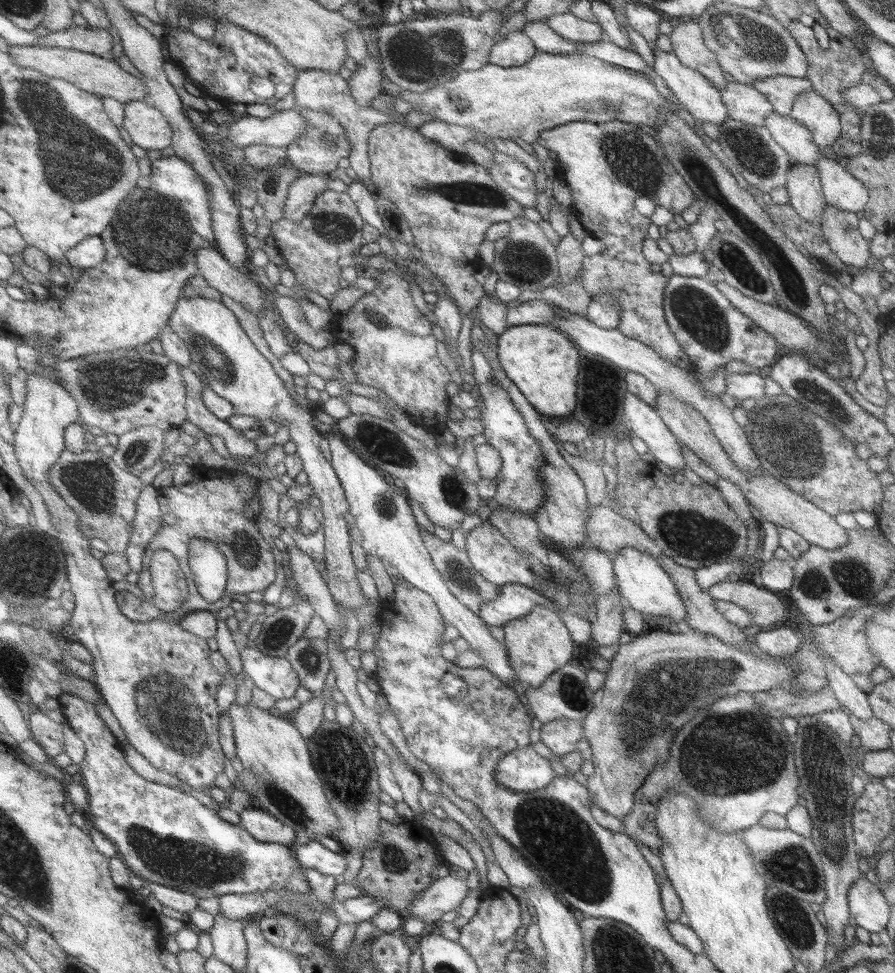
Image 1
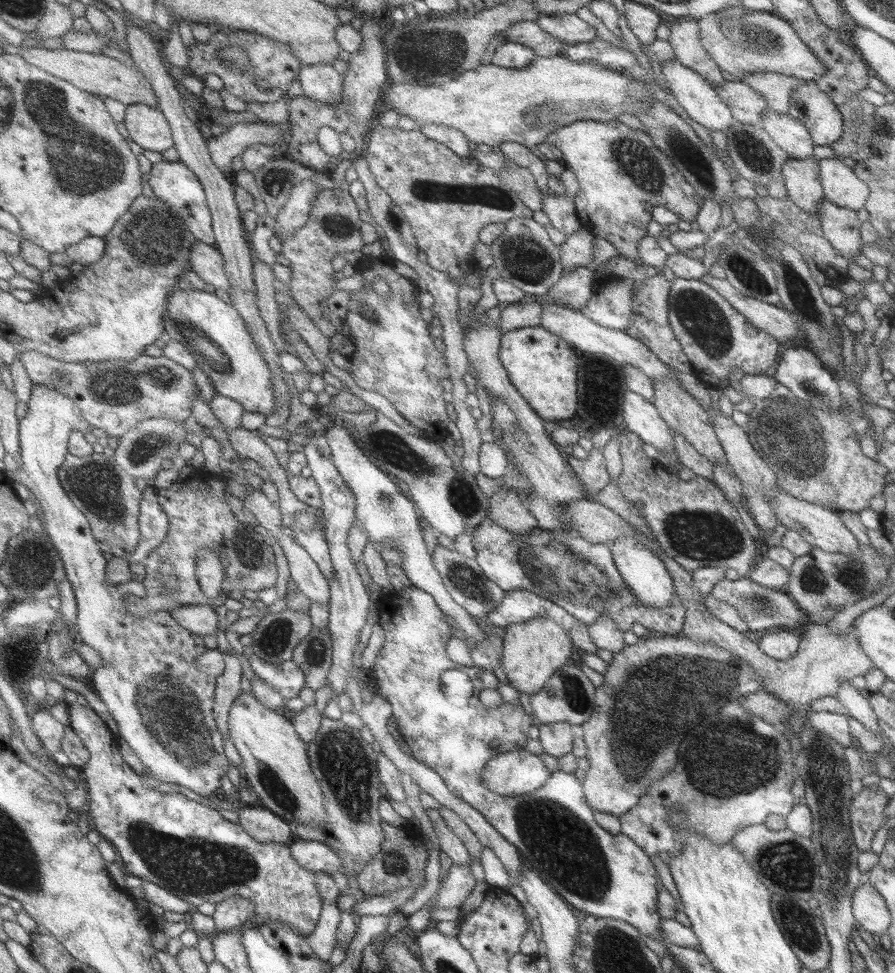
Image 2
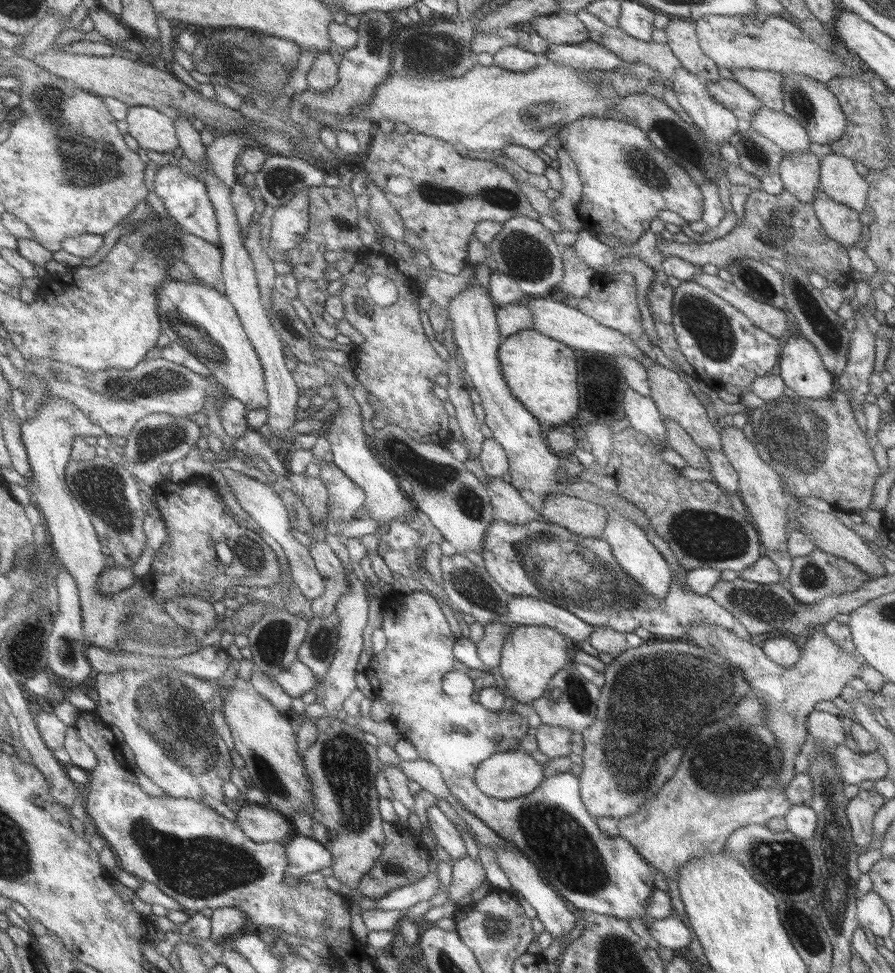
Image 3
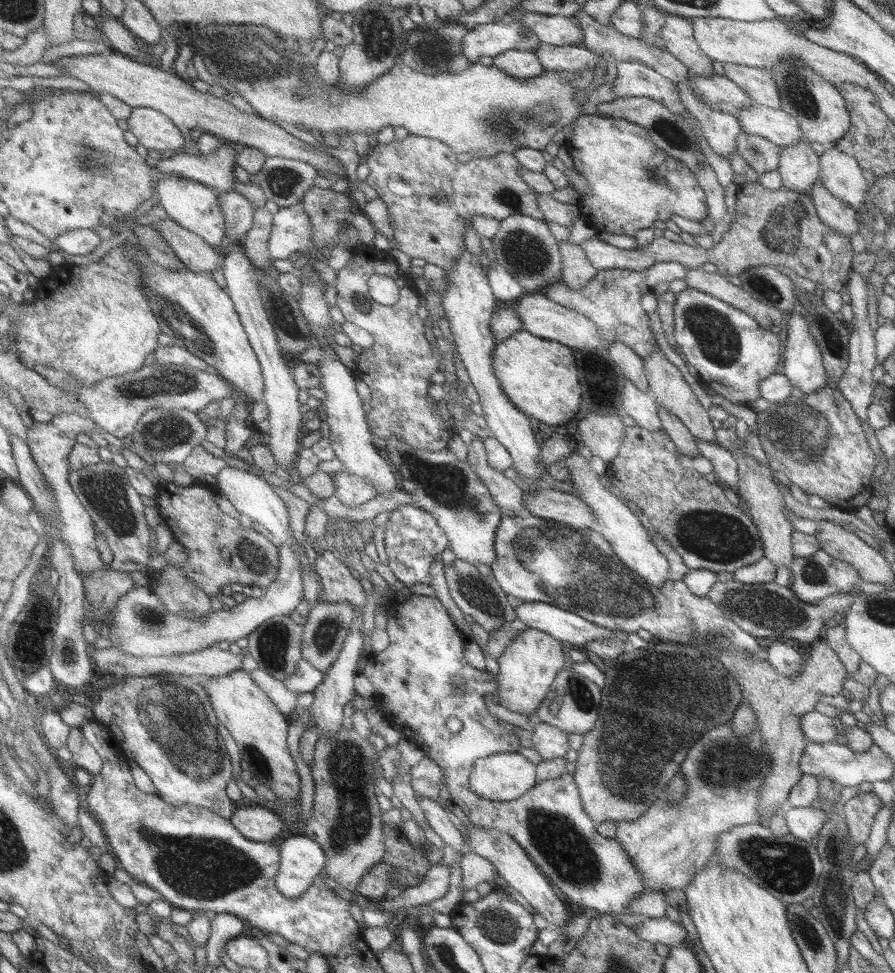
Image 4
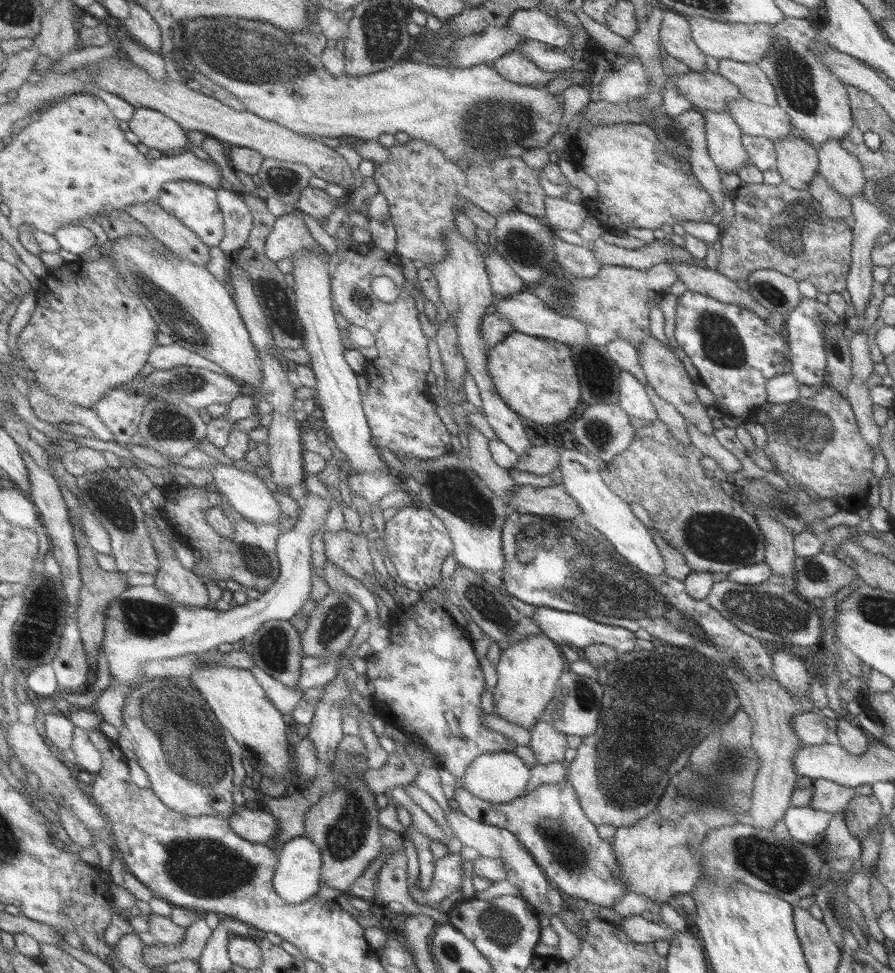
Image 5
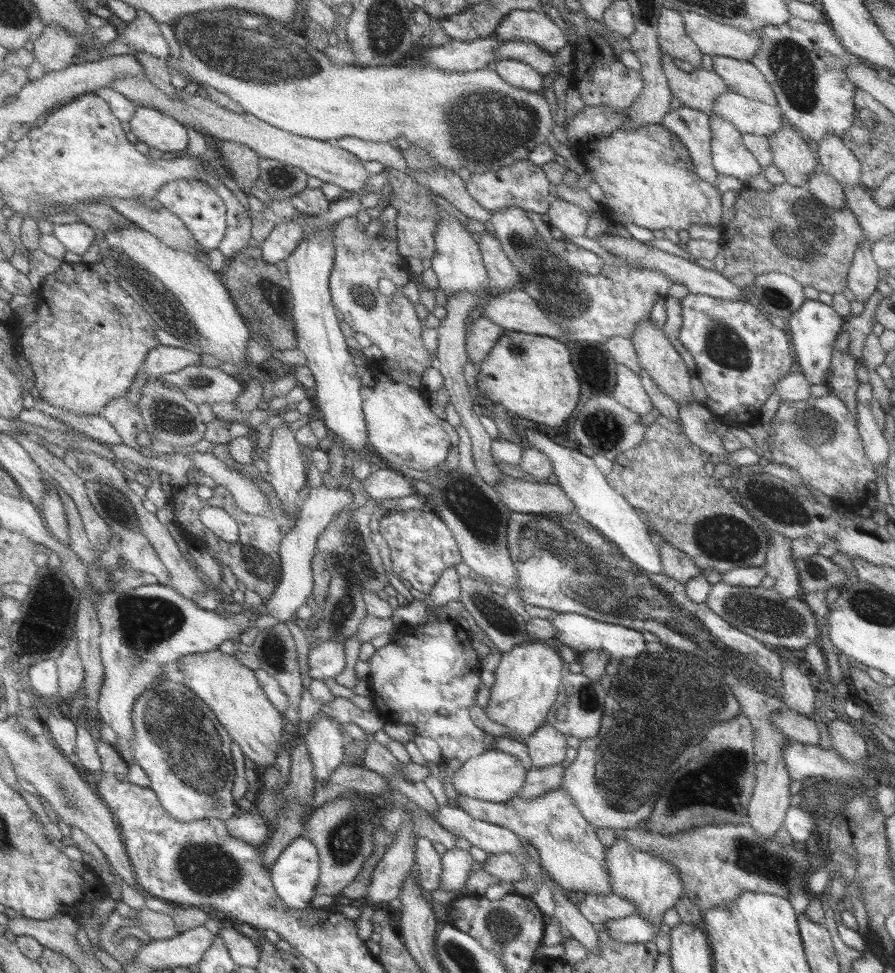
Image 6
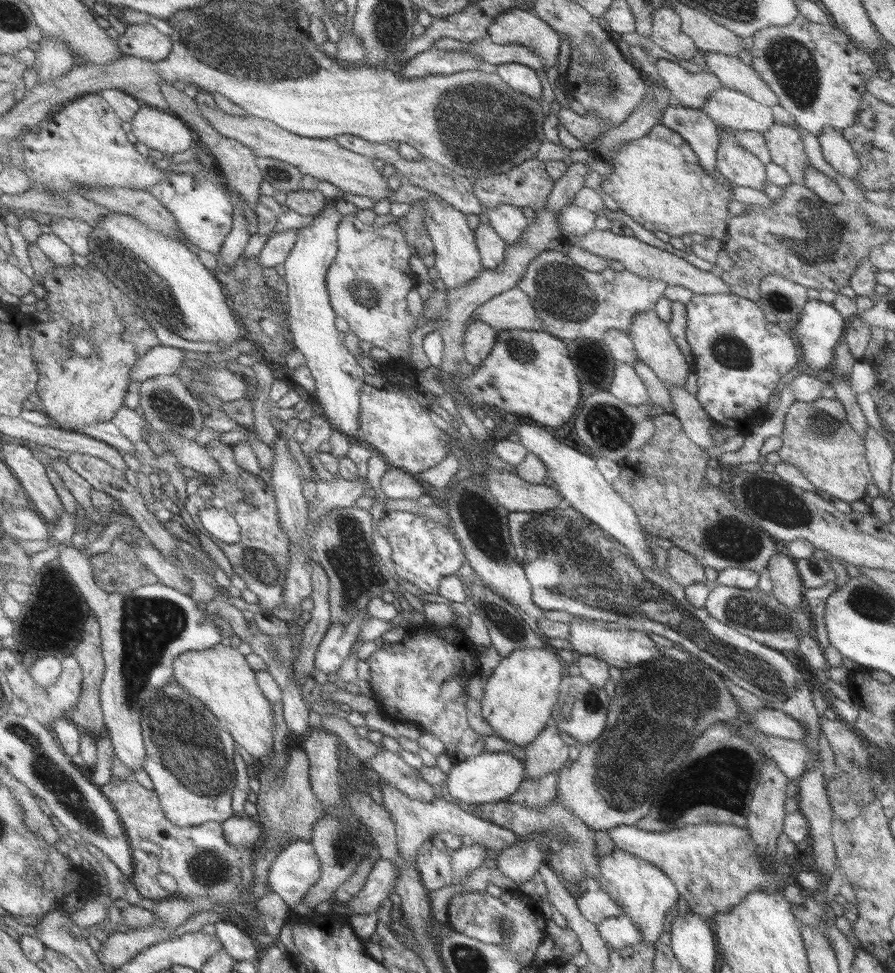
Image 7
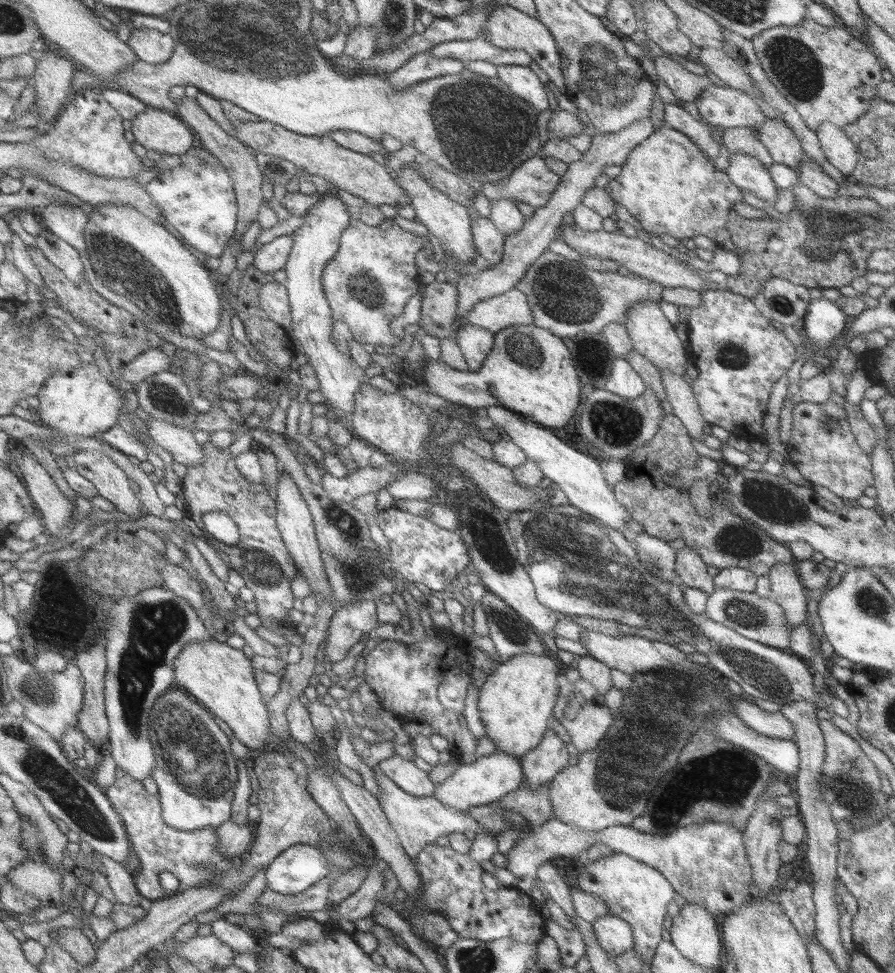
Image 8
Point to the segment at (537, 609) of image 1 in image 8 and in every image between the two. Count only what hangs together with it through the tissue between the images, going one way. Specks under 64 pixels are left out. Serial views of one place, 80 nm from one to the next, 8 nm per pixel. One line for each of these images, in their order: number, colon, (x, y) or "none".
2: (532, 651)
3: (530, 656)
4: (527, 666)
5: (526, 672)
6: (525, 682)
7: (520, 694)
8: (515, 702)

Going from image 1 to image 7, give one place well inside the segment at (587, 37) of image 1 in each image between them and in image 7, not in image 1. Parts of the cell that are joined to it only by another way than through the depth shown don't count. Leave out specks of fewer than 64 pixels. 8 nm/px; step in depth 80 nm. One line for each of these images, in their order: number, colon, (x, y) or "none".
2: (568, 29)
3: (560, 28)
4: (555, 30)
5: (533, 24)
6: (528, 26)
7: (516, 26)

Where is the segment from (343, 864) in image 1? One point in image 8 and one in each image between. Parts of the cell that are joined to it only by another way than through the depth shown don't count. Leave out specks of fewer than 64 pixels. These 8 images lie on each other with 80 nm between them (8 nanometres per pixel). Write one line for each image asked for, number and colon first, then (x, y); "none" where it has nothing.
2: (314, 856)
3: (306, 855)
4: (303, 859)
5: (300, 868)
6: (296, 875)
7: (297, 869)
8: (299, 868)

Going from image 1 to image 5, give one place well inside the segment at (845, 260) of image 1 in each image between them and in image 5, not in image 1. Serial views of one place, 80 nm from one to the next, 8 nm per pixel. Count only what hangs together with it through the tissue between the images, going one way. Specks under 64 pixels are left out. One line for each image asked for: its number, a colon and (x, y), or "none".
2: (840, 227)
3: (841, 224)
4: (834, 213)
5: (835, 206)

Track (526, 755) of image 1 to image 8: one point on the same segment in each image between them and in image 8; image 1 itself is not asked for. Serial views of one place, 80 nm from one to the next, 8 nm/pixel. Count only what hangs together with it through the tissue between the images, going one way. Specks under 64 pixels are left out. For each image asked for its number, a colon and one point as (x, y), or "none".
2: (514, 773)
3: (507, 775)
4: (502, 777)
5: (498, 777)
6: (494, 777)
7: (491, 777)
8: (480, 783)

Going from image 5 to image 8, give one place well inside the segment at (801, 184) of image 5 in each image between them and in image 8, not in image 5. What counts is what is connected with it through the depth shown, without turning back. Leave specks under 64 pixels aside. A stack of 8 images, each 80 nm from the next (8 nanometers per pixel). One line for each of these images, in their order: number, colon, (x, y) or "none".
6: (790, 154)
7: (783, 143)
8: (780, 143)

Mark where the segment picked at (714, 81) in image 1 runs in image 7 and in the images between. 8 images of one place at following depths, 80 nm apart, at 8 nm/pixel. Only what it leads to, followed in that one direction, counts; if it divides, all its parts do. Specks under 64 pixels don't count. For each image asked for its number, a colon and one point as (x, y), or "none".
2: (683, 38)
3: (680, 33)
4: (676, 33)
5: (673, 36)
6: (671, 37)
7: (665, 25)

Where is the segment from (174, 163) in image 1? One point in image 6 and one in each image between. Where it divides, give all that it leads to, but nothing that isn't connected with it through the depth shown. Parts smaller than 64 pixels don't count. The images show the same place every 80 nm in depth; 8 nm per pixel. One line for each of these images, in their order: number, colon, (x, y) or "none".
2: (174, 183)
3: (186, 198)
4: (194, 206)
5: (195, 205)
6: (198, 205)

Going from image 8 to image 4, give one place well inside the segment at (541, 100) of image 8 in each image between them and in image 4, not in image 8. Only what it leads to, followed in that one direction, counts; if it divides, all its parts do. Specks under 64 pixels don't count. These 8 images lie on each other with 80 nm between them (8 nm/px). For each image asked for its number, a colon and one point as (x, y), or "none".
4: (522, 64)
5: (515, 67)
6: (514, 72)
7: (521, 78)

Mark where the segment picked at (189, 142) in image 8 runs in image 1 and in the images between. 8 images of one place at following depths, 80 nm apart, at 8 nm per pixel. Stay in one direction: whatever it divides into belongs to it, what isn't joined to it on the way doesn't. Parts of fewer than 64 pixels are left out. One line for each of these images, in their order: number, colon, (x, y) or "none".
1: (149, 129)
2: (148, 127)
3: (153, 130)
4: (155, 131)
5: (155, 129)
6: (158, 130)
7: (160, 130)

